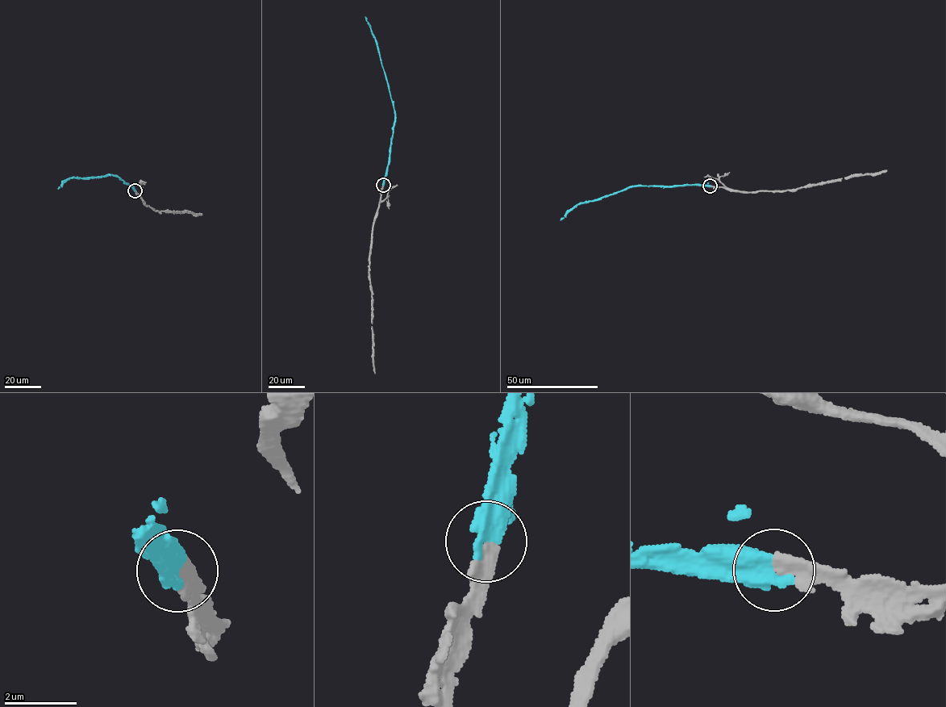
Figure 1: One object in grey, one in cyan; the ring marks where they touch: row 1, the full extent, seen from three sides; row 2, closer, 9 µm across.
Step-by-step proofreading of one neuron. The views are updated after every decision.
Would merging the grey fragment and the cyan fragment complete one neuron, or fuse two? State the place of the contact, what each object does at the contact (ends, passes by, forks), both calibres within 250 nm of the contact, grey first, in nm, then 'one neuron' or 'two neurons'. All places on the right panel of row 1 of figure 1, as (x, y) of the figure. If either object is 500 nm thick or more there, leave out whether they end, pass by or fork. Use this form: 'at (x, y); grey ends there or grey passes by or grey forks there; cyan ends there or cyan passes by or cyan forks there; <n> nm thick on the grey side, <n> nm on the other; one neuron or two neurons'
at (710, 186); 320 nm thick on the grey side, 550 nm on the other; one neuron

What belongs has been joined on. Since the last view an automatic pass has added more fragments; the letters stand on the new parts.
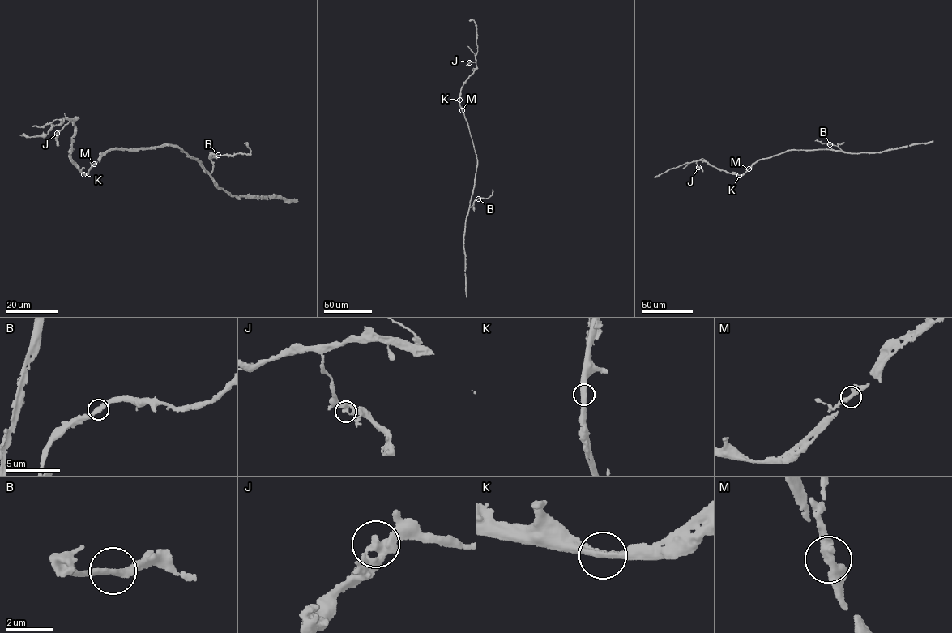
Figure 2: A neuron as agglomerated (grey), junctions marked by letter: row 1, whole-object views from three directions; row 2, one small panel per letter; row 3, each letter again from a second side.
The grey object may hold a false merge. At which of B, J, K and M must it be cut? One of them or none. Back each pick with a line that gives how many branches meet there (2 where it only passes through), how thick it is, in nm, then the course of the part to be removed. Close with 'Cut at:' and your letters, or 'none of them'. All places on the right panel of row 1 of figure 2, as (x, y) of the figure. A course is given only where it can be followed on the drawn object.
Cut at: none of them

